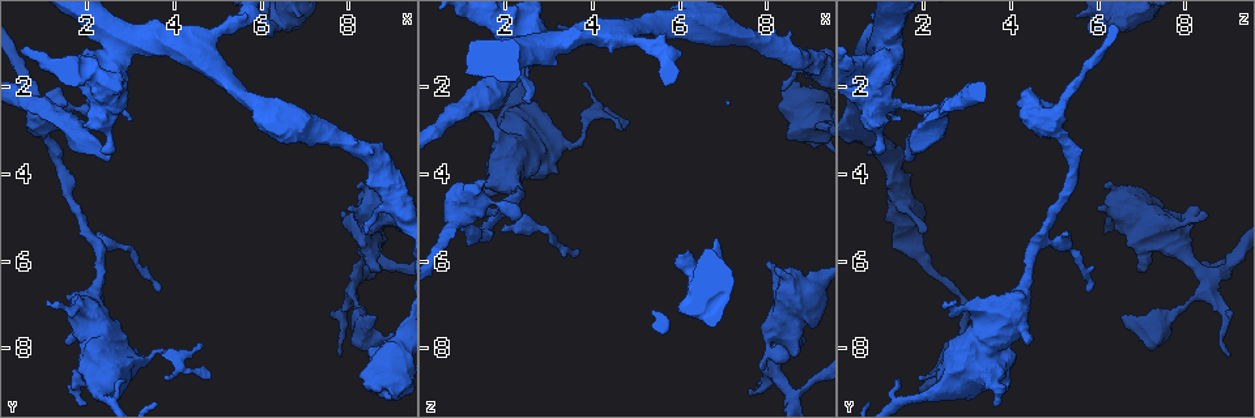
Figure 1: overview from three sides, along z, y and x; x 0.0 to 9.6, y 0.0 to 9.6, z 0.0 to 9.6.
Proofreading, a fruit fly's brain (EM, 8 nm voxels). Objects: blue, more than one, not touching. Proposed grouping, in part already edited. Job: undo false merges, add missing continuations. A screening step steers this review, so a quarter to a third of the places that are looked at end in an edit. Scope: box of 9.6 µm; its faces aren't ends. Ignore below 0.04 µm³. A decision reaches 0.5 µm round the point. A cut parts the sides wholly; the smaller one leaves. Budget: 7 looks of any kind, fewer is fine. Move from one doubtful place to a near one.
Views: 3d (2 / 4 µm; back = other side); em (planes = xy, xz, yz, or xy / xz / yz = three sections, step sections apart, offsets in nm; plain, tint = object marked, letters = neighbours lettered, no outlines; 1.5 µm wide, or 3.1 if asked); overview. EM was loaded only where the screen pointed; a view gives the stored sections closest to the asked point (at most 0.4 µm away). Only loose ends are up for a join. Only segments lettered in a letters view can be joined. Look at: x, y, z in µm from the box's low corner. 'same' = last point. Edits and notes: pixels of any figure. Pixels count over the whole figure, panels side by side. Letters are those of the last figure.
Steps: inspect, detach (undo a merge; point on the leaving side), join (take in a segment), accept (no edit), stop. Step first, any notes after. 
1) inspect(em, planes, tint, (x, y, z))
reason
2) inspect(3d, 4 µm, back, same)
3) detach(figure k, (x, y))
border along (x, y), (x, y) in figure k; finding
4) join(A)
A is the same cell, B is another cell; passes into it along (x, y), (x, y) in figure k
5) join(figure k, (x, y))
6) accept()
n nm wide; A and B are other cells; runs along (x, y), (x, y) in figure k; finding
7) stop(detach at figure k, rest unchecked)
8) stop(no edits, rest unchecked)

inspect(em, planes, letters, (1.50, 7.90, 4.30))
thick end

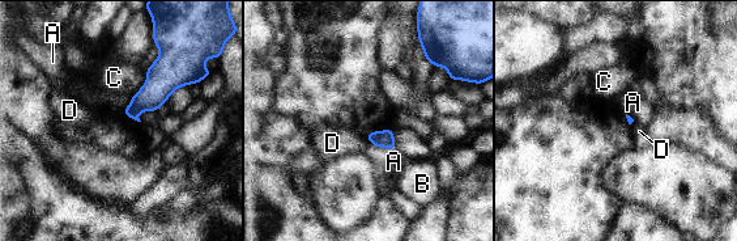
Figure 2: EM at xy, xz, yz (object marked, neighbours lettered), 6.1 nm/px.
accept()
C touches over 180 nm; A, B, C and D are other cells; border along (365, 136), (371, 143) in figure 2; no lettered segment goes on from it

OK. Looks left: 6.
inspect(3d, 4 µm, (1.90, 2.85, 1.05))
branch stops here

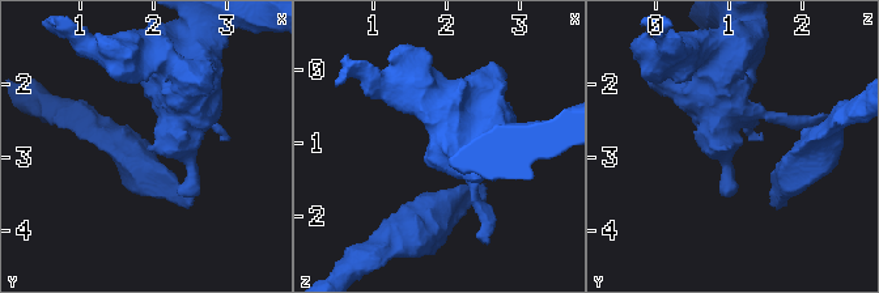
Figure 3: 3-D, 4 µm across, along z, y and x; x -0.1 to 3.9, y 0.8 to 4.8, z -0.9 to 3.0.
inspect(em, yz, step 4, tint, (1.95, 2.90, 0.95))

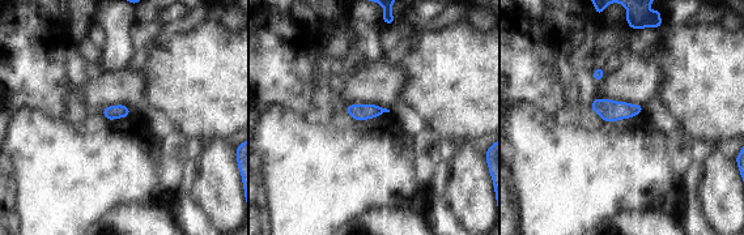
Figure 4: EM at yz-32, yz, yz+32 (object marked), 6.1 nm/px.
inspect(em, planes, letters, same)
cut it another way

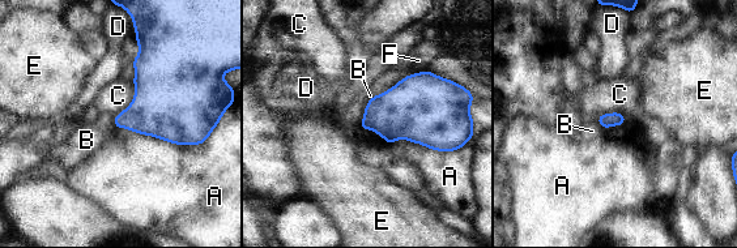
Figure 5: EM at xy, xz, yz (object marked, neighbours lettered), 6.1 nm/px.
accept()
A, B, C, D, E and F are other cells; border along (133, 81), (133, 99), (115, 115) in figure 5; none of them fits

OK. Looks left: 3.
inspect(3d, 4 µm, (5.10, 0.75, 1.00))
narrows sharply

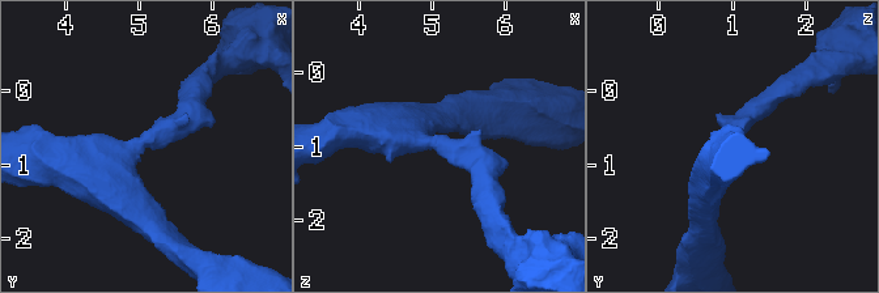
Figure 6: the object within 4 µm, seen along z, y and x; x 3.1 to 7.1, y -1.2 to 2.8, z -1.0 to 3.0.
inspect(em, planes, letters, (5.10, 0.70, 0.95))
arms of 260, 460 nm; need the tissue

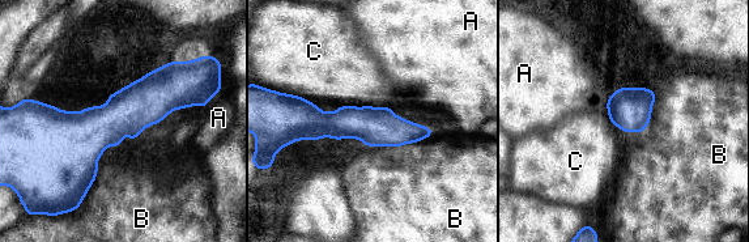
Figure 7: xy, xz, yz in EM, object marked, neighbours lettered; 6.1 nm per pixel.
accept()
240 nm wide; A, B and C are other cells; all the same neuron

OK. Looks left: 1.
stop(no edits, rest unchecked)

